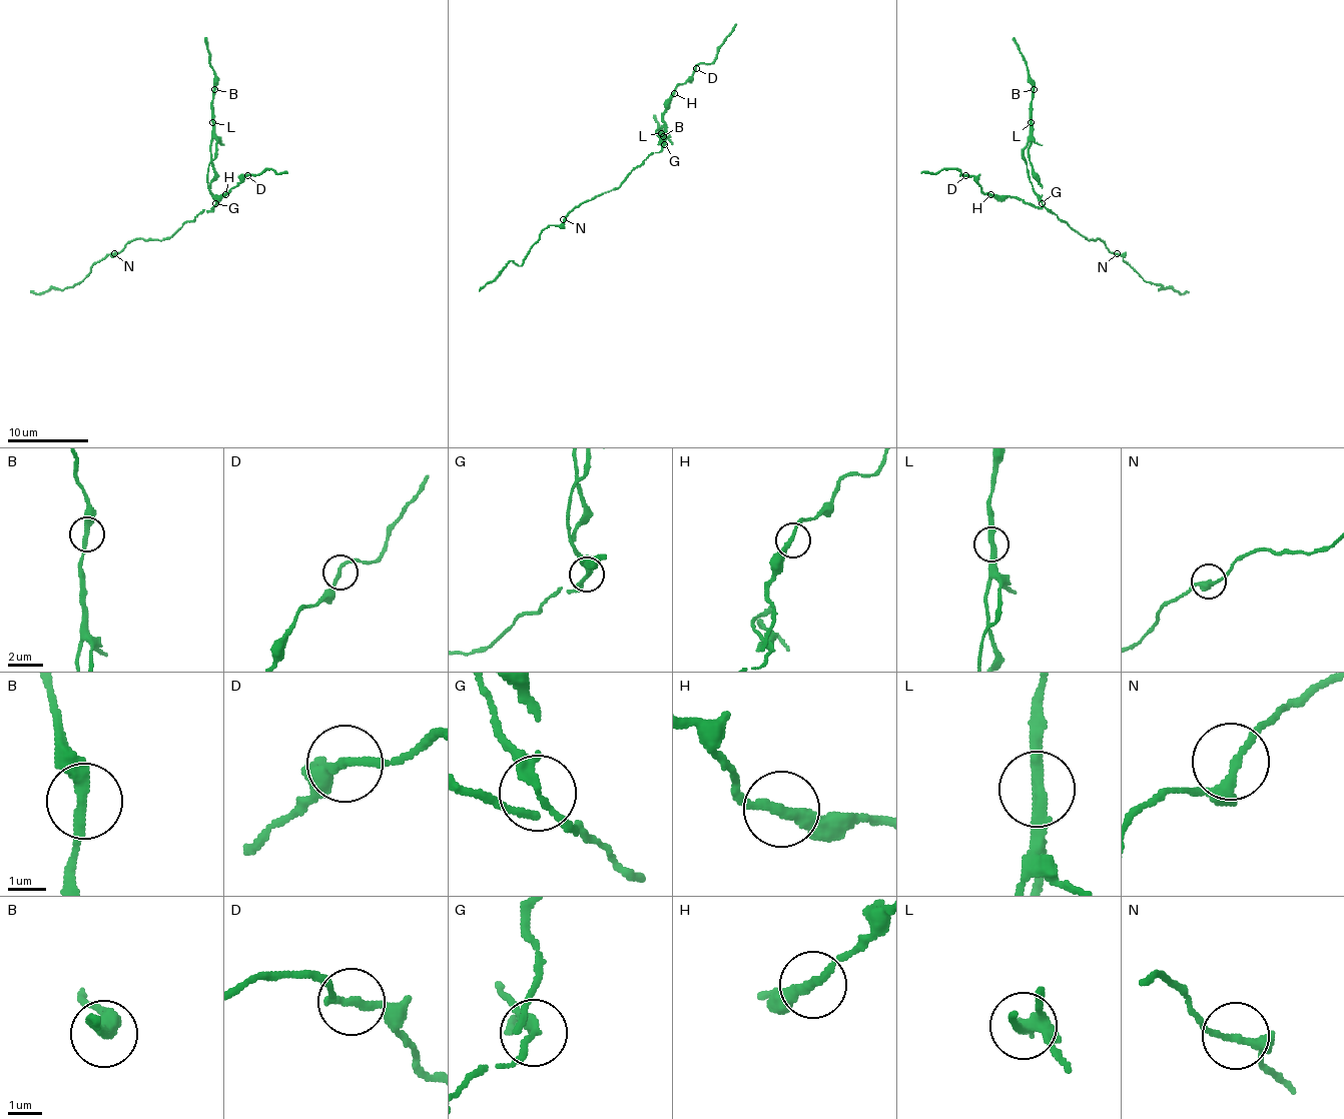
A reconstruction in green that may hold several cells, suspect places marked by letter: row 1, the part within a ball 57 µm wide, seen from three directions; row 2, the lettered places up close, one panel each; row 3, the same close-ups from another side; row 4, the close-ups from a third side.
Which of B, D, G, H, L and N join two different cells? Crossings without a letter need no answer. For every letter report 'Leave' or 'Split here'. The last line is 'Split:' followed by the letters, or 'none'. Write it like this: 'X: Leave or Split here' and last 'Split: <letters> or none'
B: Leave
D: Leave
G: Split here
H: Leave
L: Split here
N: Leave
Split: G, L

